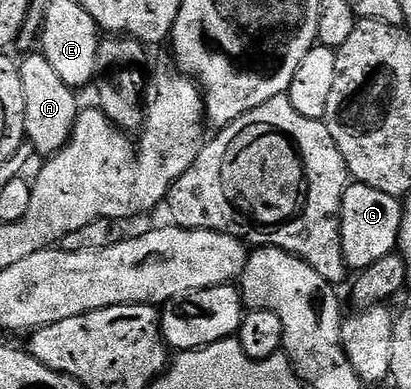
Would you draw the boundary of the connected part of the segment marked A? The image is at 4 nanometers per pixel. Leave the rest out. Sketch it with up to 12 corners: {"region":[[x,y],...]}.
{"region":[[41,53],[21,60],[25,142],[42,157],[70,140],[75,88]]}

